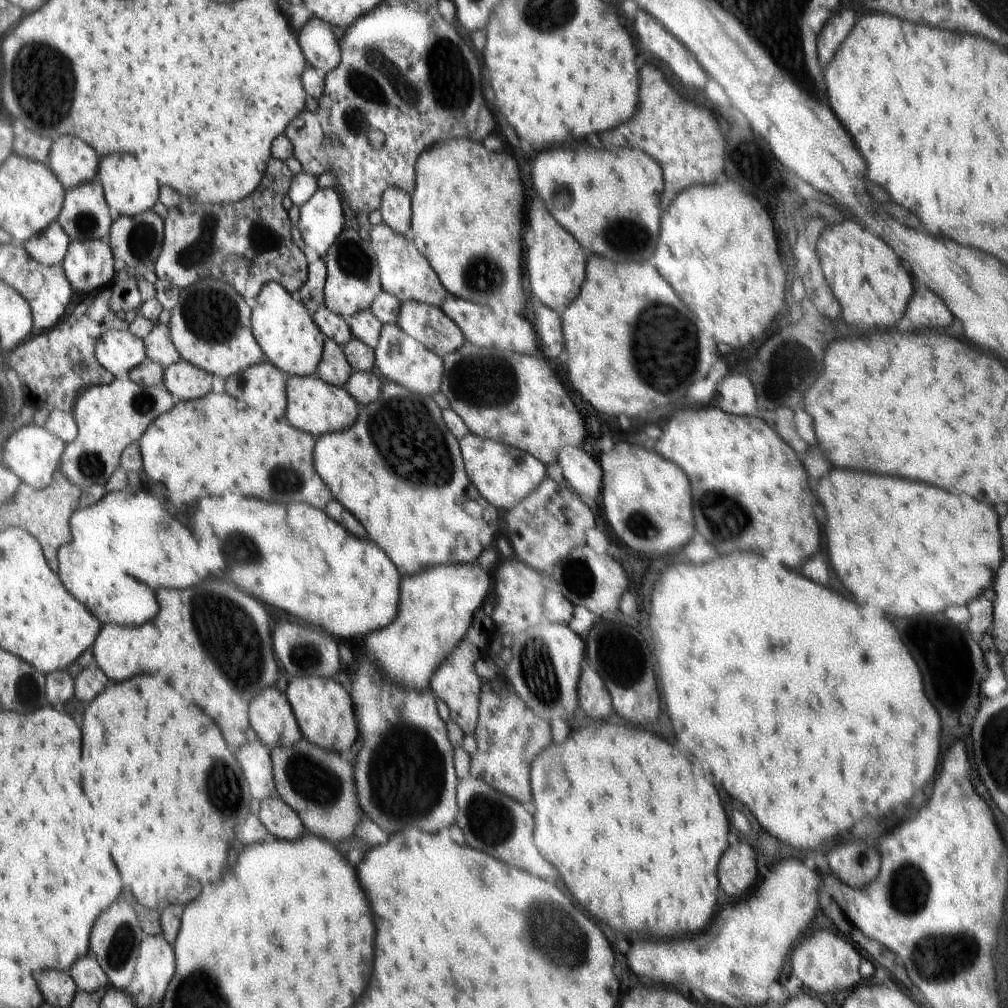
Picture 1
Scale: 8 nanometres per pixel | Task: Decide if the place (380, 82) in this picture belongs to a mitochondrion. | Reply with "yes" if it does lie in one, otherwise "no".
yes

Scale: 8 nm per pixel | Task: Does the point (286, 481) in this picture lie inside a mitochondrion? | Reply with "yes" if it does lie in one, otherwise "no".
yes

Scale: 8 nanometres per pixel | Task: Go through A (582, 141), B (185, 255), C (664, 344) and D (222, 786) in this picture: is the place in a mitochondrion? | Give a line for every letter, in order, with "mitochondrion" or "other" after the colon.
A: other
B: mitochondrion
C: mitochondrion
D: mitochondrion

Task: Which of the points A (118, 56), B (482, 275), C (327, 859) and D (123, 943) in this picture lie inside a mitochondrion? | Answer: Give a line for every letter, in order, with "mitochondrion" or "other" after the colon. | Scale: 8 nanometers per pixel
A: other
B: mitochondrion
C: other
D: mitochondrion

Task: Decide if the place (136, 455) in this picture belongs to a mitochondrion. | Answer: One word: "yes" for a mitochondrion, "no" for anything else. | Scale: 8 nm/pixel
no

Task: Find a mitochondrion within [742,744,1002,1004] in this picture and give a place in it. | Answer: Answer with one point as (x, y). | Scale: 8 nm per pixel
(938, 957)

